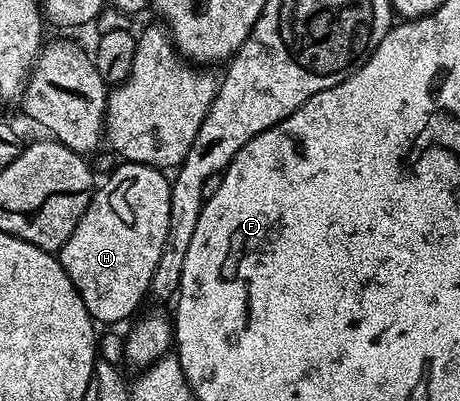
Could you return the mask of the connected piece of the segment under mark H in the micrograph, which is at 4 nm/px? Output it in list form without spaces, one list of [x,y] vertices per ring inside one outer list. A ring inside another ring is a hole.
[[[147,164],[119,165],[109,173],[110,181],[103,188],[95,187],[88,210],[84,210],[76,230],[72,230],[72,238],[57,253],[88,314],[99,325],[106,324],[102,326],[118,326],[121,320],[129,321],[139,311],[168,238],[171,181],[167,173]]]

